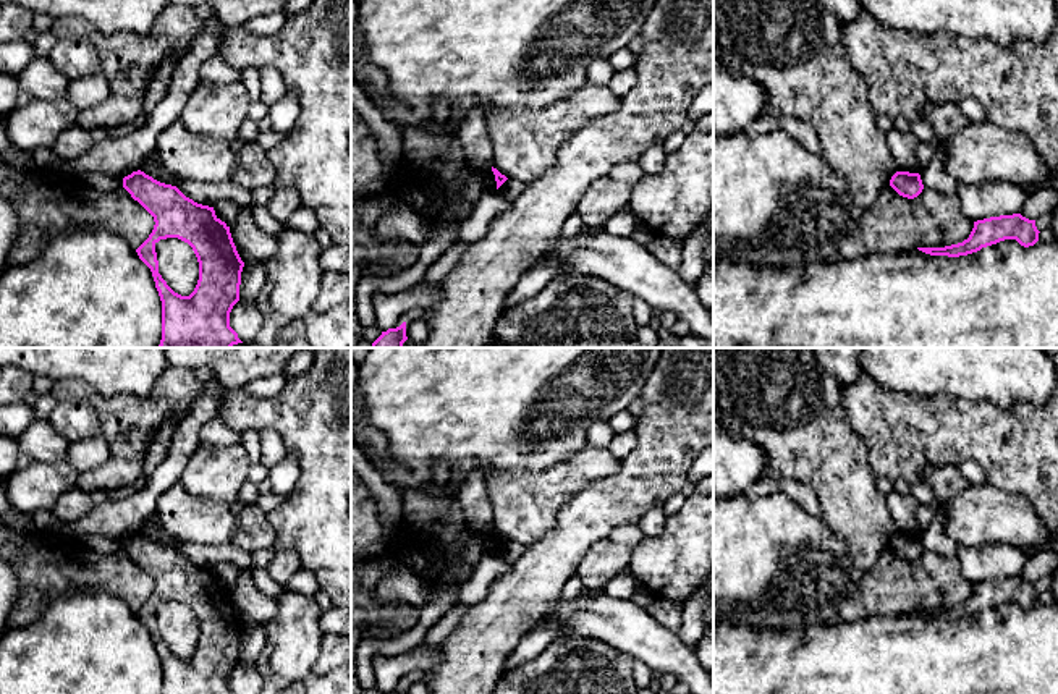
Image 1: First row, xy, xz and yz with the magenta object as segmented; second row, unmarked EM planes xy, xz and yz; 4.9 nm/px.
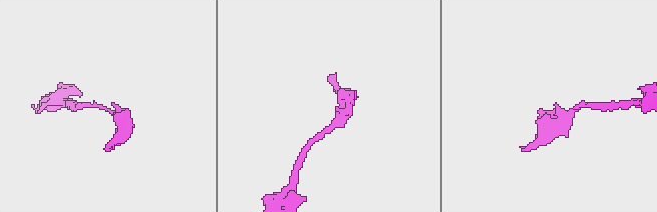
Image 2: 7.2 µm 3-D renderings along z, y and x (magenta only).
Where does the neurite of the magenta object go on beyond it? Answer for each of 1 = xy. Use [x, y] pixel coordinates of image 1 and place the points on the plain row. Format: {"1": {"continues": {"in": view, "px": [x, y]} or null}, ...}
{"1": {"continues": null}}

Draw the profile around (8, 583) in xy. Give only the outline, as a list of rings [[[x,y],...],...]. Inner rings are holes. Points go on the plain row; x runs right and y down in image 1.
[[[0,558],[0,637],[8,629],[8,616],[18,600],[19,584],[15,571]]]

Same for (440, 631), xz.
[[[455,605],[425,634],[422,644],[440,650],[451,633],[459,626],[468,607]]]

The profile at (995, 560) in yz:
[[[1001,542],[959,545],[956,556],[964,578],[972,584],[1019,576],[1027,560],[1024,550]]]

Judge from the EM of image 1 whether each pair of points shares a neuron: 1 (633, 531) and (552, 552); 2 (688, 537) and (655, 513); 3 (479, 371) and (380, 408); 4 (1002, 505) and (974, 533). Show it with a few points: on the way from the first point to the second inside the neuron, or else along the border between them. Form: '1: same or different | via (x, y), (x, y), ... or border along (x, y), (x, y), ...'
1: different | border along (636, 521), (626, 521), (610, 533)
2: different | border along (667, 516), (665, 528), (660, 533), (644, 536)
3: same | via (455, 371), (435, 384), (405, 390)
4: same | via (995, 512), (981, 526)

